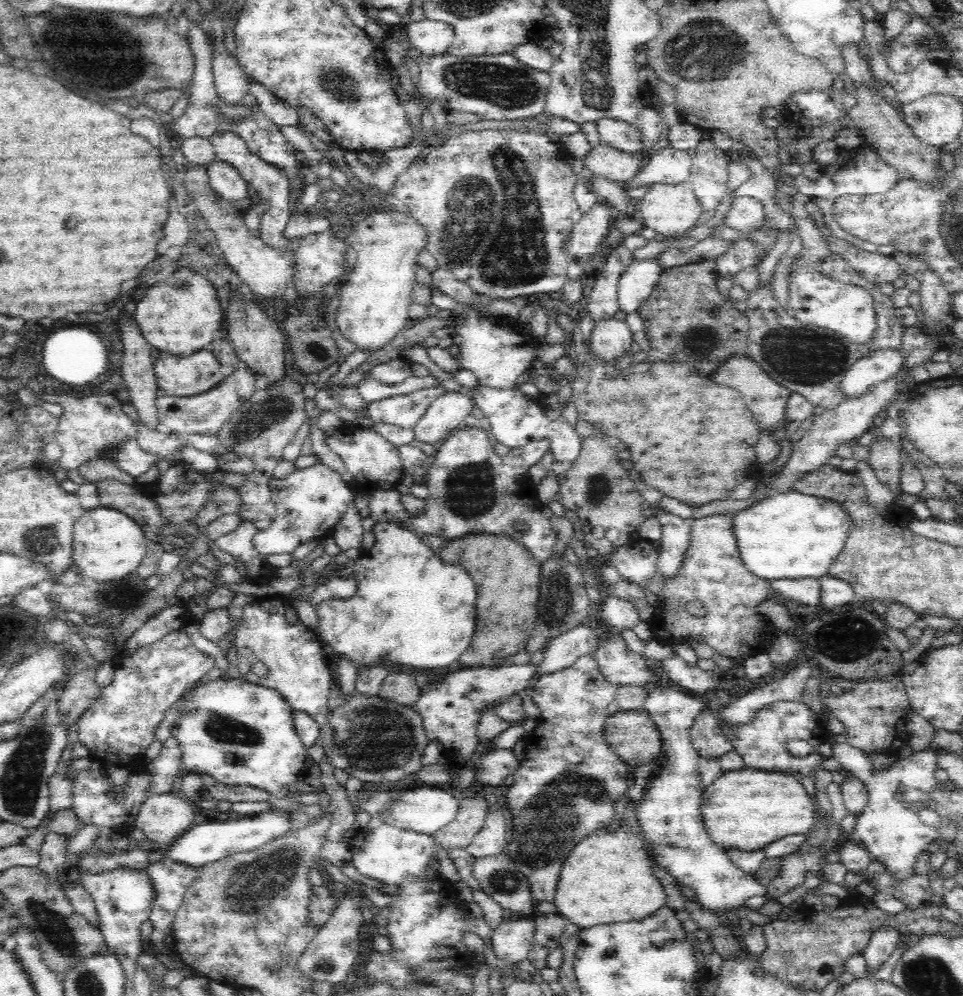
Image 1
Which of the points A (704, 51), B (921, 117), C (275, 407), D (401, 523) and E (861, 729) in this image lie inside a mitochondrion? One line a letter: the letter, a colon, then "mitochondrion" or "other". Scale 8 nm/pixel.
A: mitochondrion
B: mitochondrion
C: mitochondrion
D: other
E: other

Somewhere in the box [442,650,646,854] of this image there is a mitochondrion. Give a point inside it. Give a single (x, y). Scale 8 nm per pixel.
(555, 800)

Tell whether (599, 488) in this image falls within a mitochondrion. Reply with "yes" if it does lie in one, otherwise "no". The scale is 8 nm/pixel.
yes

